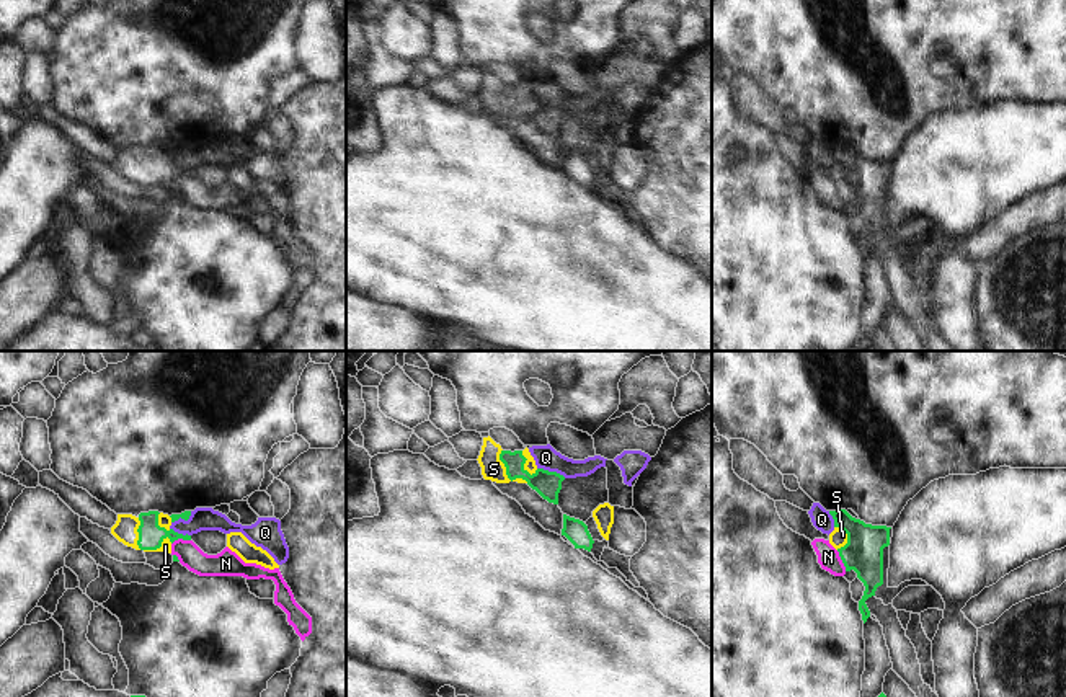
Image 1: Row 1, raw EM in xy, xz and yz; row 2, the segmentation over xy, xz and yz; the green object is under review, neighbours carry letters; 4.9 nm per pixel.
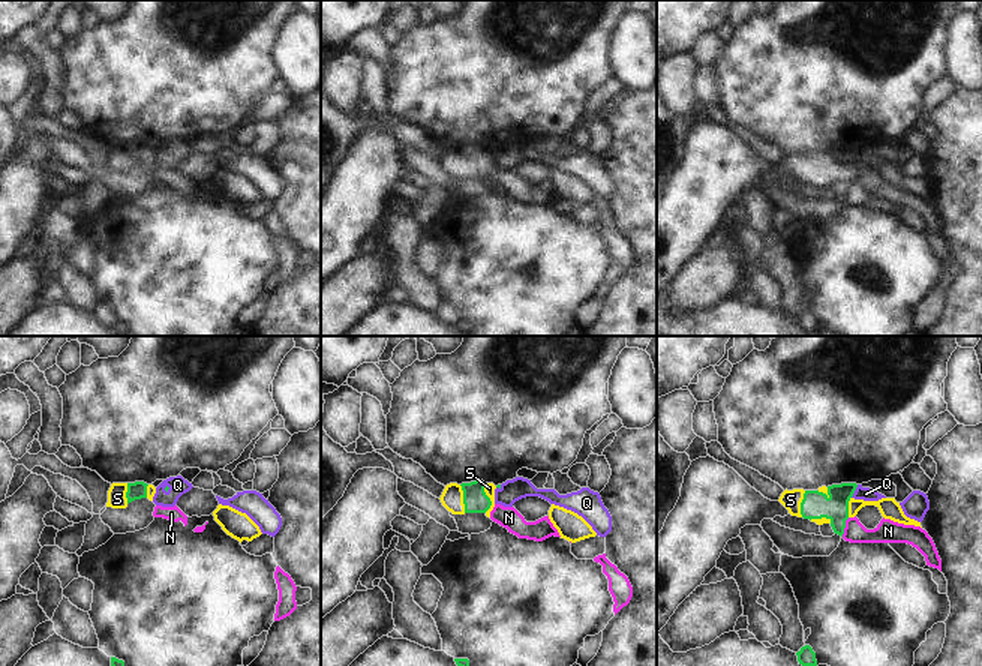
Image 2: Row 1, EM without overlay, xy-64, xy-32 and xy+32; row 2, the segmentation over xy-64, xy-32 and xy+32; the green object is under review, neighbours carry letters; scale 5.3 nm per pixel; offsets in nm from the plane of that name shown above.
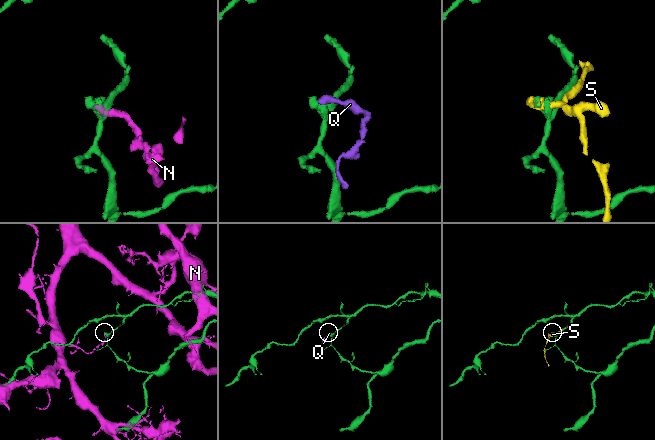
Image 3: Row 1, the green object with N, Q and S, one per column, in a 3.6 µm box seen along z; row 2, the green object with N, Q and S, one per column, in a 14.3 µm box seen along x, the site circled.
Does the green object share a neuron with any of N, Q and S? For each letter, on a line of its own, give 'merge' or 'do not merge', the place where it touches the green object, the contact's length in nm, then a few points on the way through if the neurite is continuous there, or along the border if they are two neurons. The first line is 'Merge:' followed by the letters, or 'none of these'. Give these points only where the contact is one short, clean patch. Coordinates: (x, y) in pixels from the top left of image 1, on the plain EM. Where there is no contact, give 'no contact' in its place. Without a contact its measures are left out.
Merge: none of these
N: do not merge; meets green in yz at (841, 193); contact 120 nm long
Q: do not merge; meets green in xz at (552, 106); contact 150 nm long; border along xz (537, 102), (555, 105), (565, 111)
S: do not merge; meets green in xz at (506, 108); contact 220 nm long; border along xz (501, 84), (500, 95), (506, 110), (528, 116)

